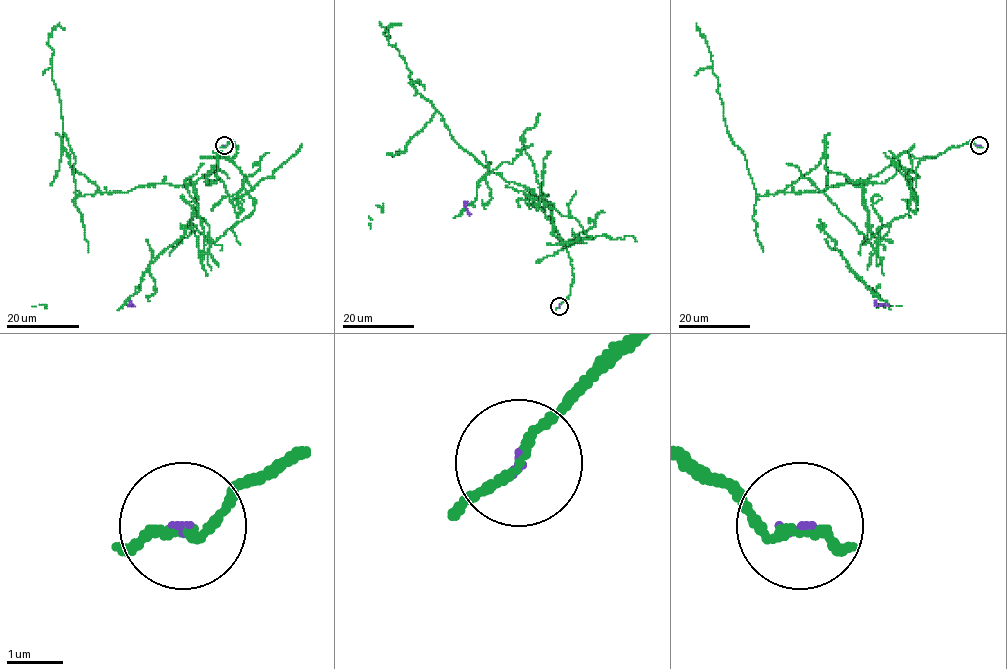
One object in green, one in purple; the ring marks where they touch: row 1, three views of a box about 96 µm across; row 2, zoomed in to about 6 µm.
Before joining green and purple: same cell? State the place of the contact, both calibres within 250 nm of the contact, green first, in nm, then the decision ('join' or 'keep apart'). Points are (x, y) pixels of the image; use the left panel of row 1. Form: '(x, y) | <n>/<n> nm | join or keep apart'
(224, 145) | 150/70 nm | keep apart

